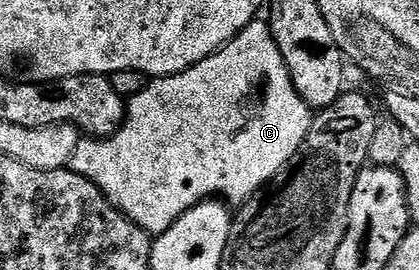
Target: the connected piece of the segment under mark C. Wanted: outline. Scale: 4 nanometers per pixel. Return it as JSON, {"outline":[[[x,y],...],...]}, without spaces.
{"outline":[[[254,19],[243,32],[238,33],[223,48],[217,50],[207,59],[203,59],[197,65],[192,65],[187,71],[177,73],[173,77],[158,77],[150,80],[148,84],[146,89],[141,89],[133,98],[131,96],[128,98],[125,120],[121,122],[121,127],[116,133],[112,133],[104,139],[85,139],[78,144],[71,168],[74,173],[81,174],[88,181],[94,181],[106,198],[124,216],[128,217],[137,228],[145,230],[150,235],[167,232],[188,209],[193,208],[202,199],[212,198],[213,192],[225,192],[226,199],[224,198],[224,200],[233,207],[240,207],[250,201],[297,154],[315,120],[309,105],[297,94],[291,83],[291,77],[285,66],[283,55],[273,38],[273,32],[269,29],[268,24],[261,19]]]}

